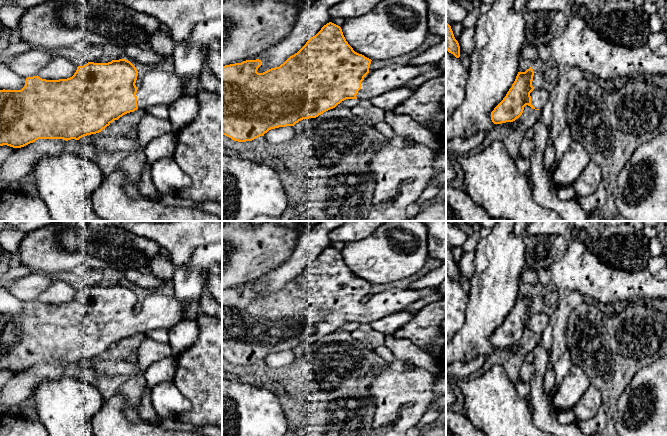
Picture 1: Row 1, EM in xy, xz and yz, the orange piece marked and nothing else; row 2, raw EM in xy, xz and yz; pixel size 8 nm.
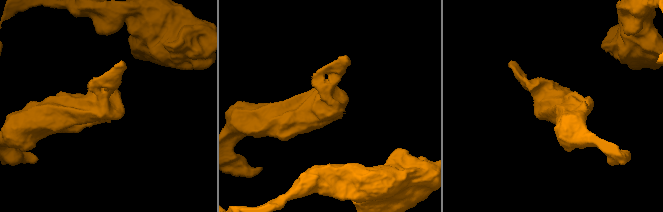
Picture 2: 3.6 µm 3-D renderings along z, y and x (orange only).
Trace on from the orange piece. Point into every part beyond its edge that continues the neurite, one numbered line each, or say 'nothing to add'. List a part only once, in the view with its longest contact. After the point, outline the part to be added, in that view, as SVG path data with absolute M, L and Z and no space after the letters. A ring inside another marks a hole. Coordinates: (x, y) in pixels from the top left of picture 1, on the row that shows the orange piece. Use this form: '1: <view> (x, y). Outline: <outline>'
1: xz (379, 81). Outline: M439 62L421 65L393 64L369 72L361 82L361 89L357 92L357 99L371 100L387 91L403 87L411 79L429 71L437 69Z

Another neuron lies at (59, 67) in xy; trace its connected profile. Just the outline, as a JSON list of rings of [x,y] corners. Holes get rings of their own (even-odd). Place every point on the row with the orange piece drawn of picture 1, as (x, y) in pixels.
[[[61,56],[53,57],[50,62],[43,67],[38,76],[46,80],[67,79],[74,75],[77,66]]]

